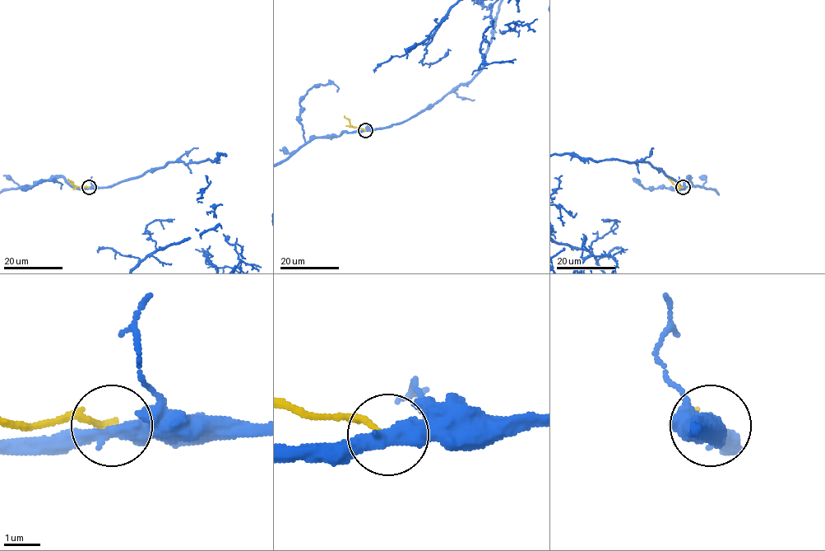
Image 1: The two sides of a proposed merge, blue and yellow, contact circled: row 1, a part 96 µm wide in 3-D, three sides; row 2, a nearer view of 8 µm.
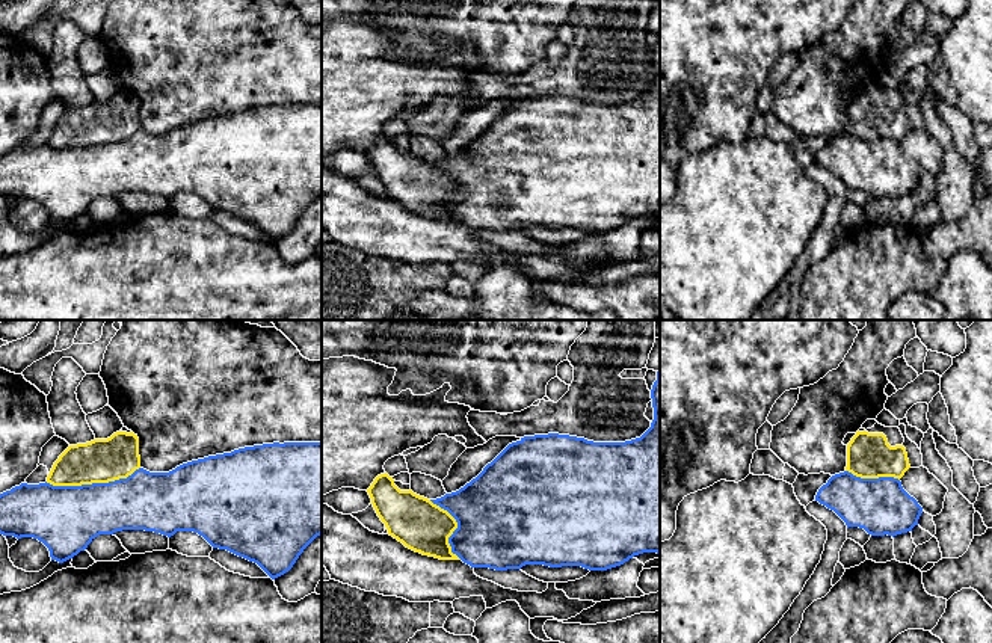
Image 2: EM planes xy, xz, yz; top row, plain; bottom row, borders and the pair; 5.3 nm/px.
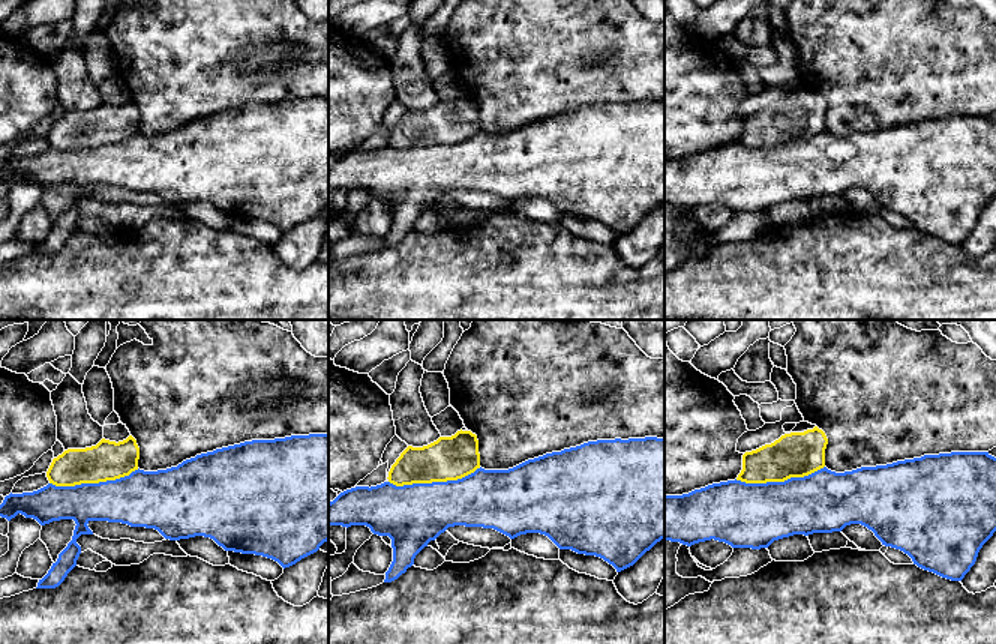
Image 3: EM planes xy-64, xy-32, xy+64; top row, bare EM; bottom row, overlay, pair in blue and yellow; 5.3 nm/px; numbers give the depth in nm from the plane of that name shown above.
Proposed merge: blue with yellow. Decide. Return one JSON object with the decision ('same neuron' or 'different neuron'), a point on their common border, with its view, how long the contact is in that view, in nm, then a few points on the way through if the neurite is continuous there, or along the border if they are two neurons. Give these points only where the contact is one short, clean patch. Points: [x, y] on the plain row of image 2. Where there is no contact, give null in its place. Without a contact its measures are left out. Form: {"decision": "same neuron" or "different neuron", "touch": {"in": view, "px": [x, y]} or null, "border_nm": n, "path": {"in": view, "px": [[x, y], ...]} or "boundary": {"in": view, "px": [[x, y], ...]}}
{"decision": "different neuron", "touch": {"in": "xy", "px": [92, 145]}, "border_nm": 500}

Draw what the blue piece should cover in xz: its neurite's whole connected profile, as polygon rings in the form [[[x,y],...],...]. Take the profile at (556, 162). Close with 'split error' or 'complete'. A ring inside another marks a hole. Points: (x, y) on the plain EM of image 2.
[[[660,33],[651,60],[654,82],[640,100],[593,104],[559,95],[524,98],[509,106],[464,149],[430,162],[457,184],[448,199],[451,214],[471,229],[495,232],[521,231],[525,226],[607,232],[643,214],[660,216]]]; complete

